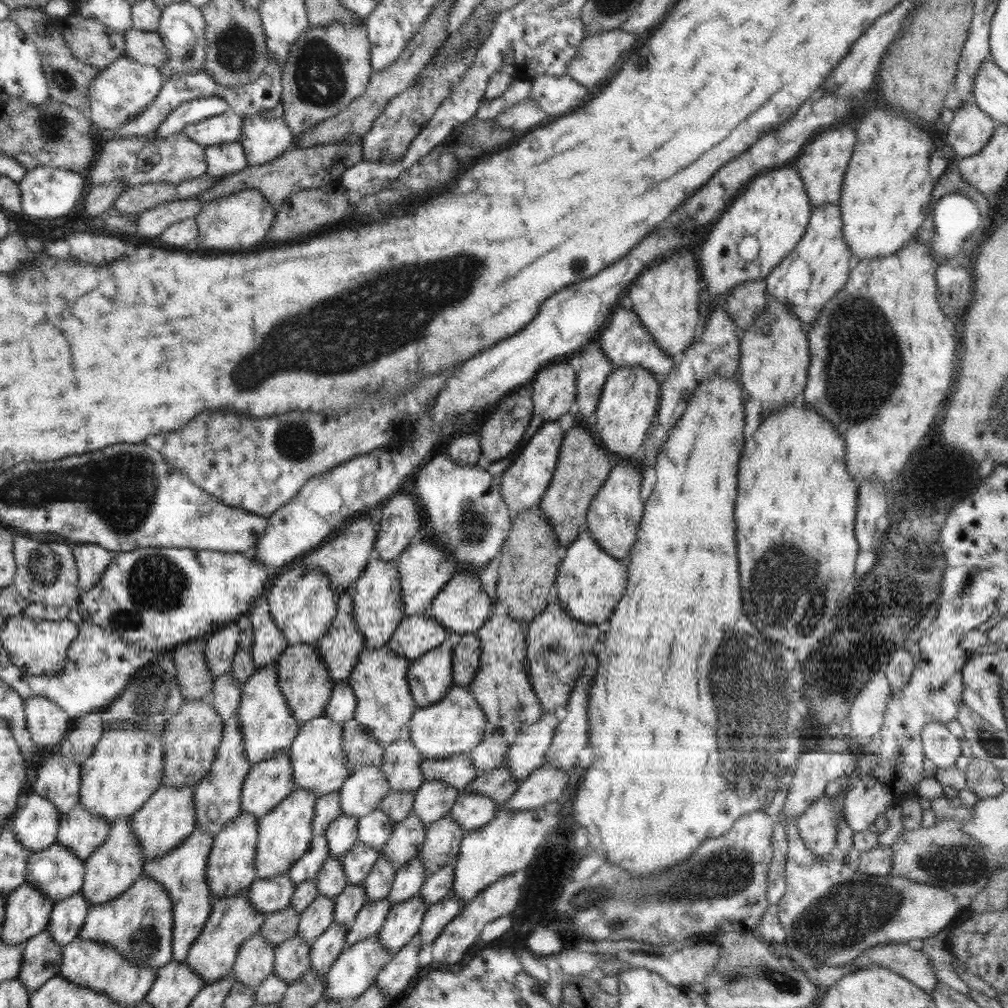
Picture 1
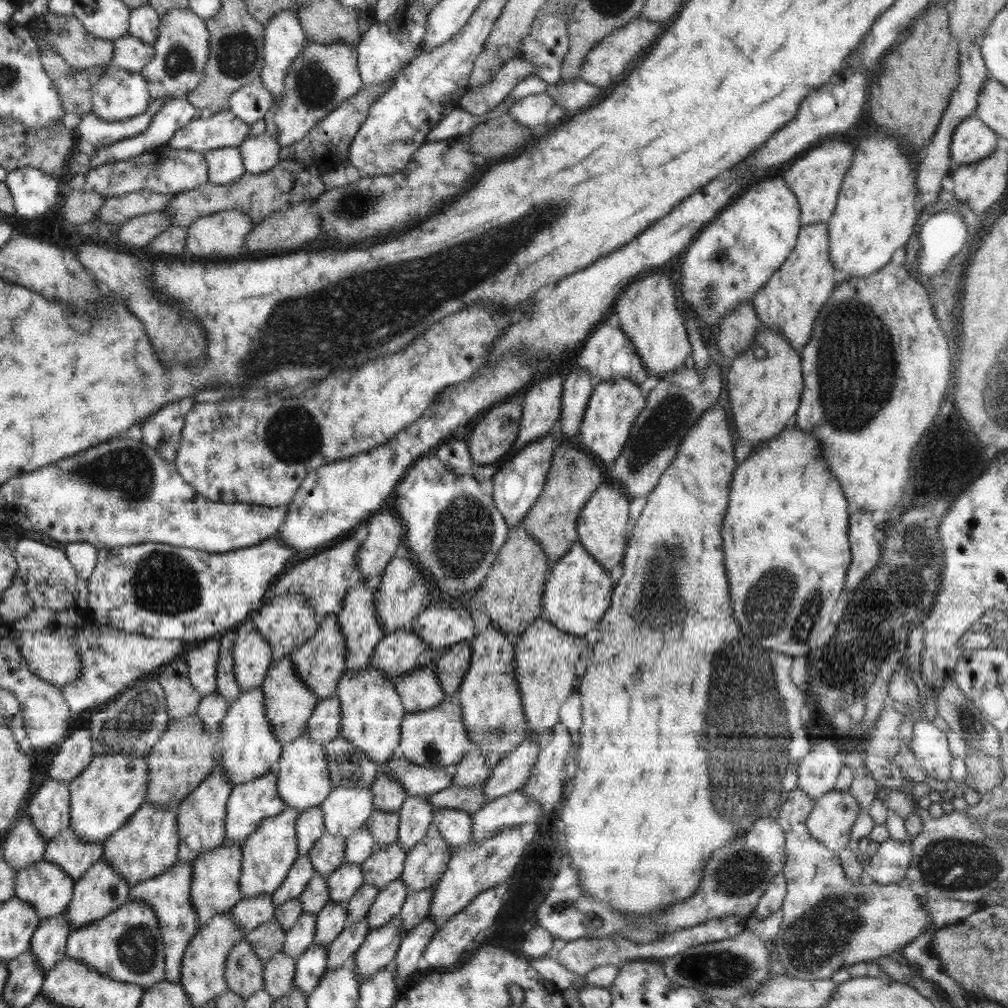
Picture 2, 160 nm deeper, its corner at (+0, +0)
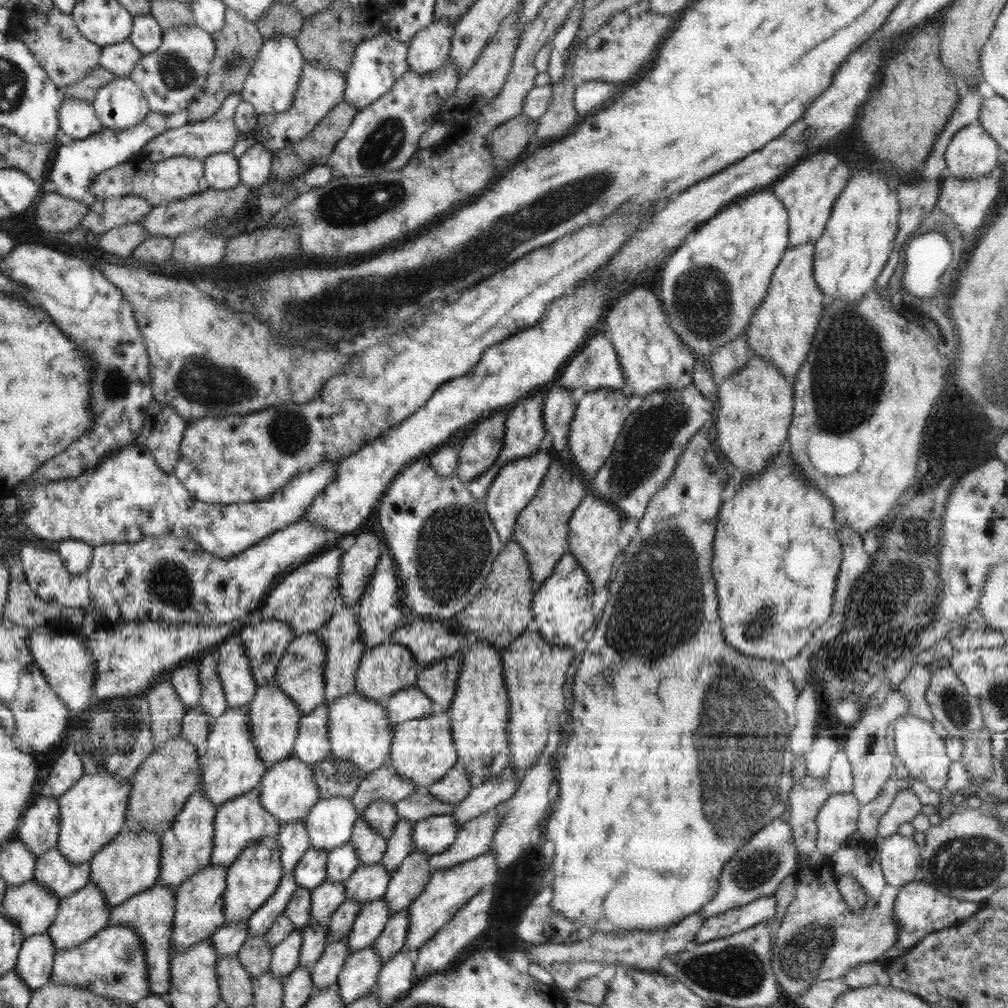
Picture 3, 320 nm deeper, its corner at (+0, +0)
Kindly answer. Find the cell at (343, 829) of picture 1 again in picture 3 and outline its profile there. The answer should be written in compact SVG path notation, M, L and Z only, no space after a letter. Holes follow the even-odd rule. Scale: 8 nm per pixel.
M310 847L294 867L296 884L306 890L317 888L326 878L326 861L329 851Z

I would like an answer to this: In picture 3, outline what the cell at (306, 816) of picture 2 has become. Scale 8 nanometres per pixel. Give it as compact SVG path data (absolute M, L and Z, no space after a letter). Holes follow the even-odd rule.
M303 820L282 824L279 828L279 857L283 874L293 872L302 855L311 847Z

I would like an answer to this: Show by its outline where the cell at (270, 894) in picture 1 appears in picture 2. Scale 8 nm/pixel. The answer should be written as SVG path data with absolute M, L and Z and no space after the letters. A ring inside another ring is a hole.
M271 894L241 898L232 908L231 915L240 931L248 935L257 926L272 920L275 908Z

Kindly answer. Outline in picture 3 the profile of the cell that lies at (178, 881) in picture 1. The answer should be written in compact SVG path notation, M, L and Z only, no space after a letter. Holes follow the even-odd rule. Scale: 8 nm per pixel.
M156 883L154 886L127 898L122 904L112 907L109 916L109 924L123 922L130 928L134 928L134 931L140 935L140 939L145 945L149 992L157 994L165 1000L169 1000L171 985L170 959L173 951L171 950L171 940L175 933L175 904L175 889Z

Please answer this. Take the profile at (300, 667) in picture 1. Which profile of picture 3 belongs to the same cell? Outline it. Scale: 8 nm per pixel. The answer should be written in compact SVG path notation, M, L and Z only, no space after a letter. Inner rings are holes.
M270 682L260 686L256 690L256 695L247 704L248 715L250 715L250 733L252 742L256 745L257 755L261 761L270 768L272 765L286 760L293 754L293 746L298 734L302 713L295 705L295 702L284 694L284 690L276 683Z

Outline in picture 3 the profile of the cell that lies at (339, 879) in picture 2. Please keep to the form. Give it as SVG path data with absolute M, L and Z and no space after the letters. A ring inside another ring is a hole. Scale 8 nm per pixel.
M325 880L311 890L309 922L328 923L335 910L346 900L343 882Z

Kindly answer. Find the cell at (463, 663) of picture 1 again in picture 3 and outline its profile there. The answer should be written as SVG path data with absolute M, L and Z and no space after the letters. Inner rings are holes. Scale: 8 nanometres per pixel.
M458 652L420 670L416 687L434 702L436 710L449 711L462 662L462 654Z

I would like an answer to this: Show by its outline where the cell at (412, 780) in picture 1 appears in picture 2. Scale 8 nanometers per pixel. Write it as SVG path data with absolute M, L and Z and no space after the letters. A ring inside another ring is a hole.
M378 771L377 778L371 786L374 793L374 808L394 812L406 801L408 793L402 785L389 774L389 772Z

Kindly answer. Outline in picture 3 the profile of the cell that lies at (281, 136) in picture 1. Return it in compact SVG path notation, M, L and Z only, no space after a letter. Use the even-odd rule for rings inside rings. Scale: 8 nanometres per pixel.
M256 142L238 158L240 181L252 189L258 189L268 181L272 172L273 152Z

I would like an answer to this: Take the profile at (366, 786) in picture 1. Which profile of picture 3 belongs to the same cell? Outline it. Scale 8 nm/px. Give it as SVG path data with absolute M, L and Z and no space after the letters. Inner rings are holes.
M334 796L320 799L304 819L310 846L329 851L346 845L358 817L351 799Z

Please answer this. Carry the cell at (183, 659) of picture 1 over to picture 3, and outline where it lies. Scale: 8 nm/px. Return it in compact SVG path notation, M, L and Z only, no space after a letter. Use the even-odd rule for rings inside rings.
M162 682L144 696L150 707L154 746L179 736L188 707L179 699L172 682Z

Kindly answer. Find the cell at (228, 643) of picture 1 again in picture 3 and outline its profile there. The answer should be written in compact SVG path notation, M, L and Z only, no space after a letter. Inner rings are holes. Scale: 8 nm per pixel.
M190 661L172 674L172 687L188 709L198 705L202 696L200 681L198 681L198 666L200 666L200 661Z

